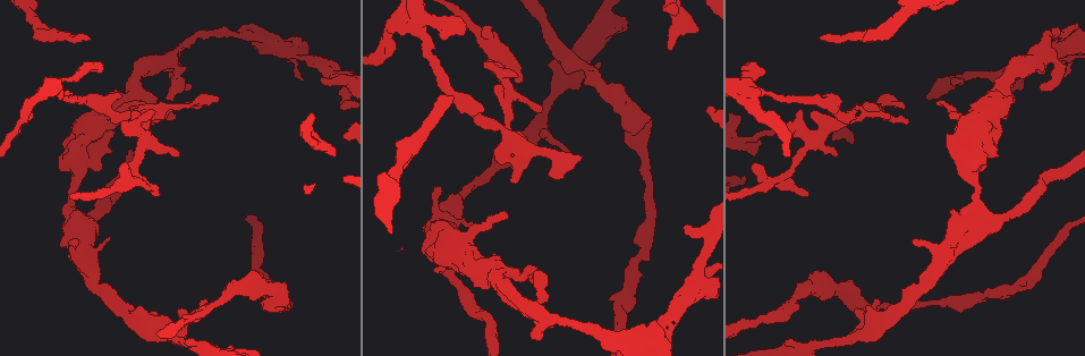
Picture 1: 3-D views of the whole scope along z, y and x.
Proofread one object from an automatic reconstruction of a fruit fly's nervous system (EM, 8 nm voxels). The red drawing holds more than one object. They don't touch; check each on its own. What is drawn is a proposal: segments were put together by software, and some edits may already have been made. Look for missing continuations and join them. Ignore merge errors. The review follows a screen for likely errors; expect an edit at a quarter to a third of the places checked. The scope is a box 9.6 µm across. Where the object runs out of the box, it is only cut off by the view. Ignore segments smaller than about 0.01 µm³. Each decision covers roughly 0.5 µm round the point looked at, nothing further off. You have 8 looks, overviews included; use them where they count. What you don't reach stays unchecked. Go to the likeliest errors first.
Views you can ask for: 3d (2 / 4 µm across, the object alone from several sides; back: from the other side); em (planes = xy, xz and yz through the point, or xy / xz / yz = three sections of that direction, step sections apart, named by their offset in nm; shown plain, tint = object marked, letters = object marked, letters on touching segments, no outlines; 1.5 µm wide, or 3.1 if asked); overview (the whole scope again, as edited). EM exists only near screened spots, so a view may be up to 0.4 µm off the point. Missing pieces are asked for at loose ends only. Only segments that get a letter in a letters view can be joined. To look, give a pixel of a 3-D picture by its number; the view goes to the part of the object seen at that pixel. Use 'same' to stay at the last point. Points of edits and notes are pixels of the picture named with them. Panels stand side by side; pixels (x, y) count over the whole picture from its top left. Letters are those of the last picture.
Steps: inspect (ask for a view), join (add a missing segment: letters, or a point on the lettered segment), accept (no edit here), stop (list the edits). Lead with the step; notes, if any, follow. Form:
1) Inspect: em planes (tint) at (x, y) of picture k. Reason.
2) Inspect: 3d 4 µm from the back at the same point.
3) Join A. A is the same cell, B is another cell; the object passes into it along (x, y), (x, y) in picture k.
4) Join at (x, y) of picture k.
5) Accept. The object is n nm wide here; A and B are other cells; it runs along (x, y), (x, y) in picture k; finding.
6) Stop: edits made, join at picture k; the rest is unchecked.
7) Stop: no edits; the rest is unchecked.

Inspect: em planes (tint) at (454, 97) of picture 1. Free end.

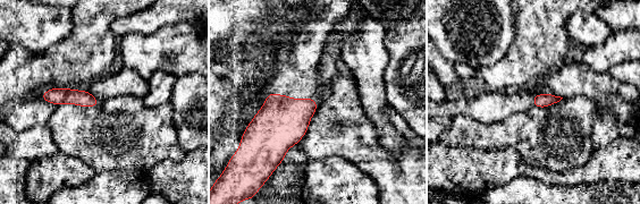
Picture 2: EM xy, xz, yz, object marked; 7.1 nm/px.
Inspect: em planes (letters) at the same point. See the neighbours.

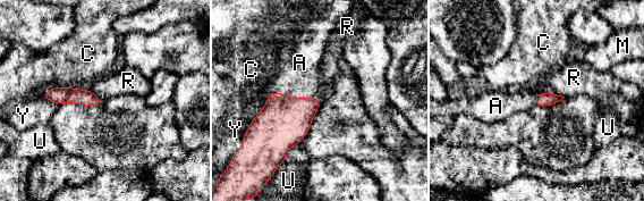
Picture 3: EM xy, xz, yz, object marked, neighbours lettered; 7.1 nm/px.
Join A. A is the same cell, C, M, R, U and Y are other cells; the neuron continues.

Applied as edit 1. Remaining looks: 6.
Inspect: overview. See it whole again.

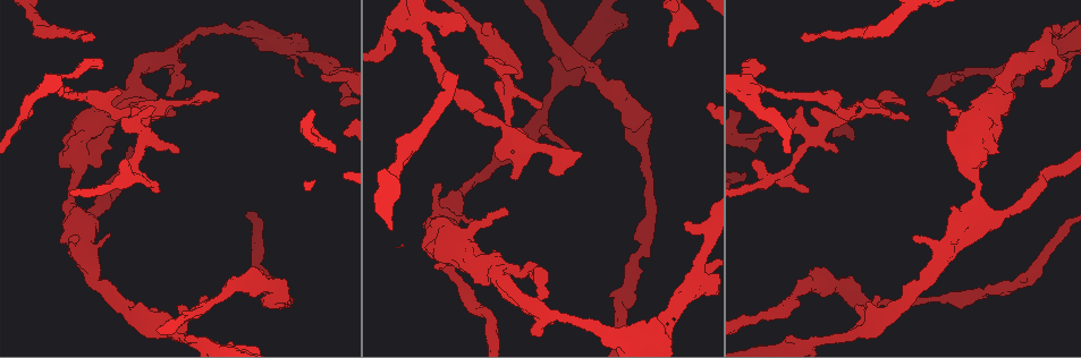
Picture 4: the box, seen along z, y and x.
Inspect: em planes (letters) at (836, 153) of picture 4. Thin end.

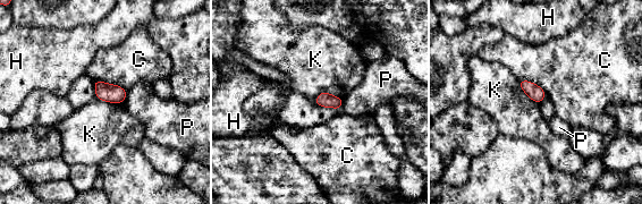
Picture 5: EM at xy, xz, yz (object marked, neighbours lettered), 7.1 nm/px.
Accept. C, H, K and P are other cells; no lettered segment goes on from it.

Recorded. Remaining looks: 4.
Stop: edits made, join at picture 3; the rest is unchecked.

